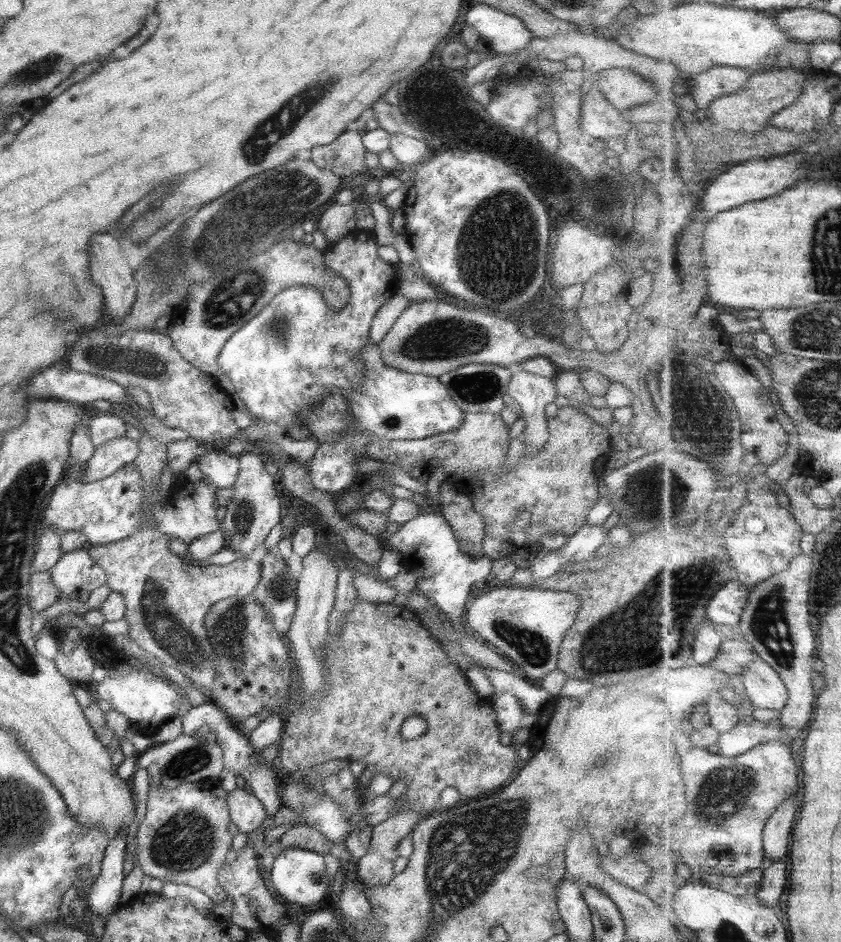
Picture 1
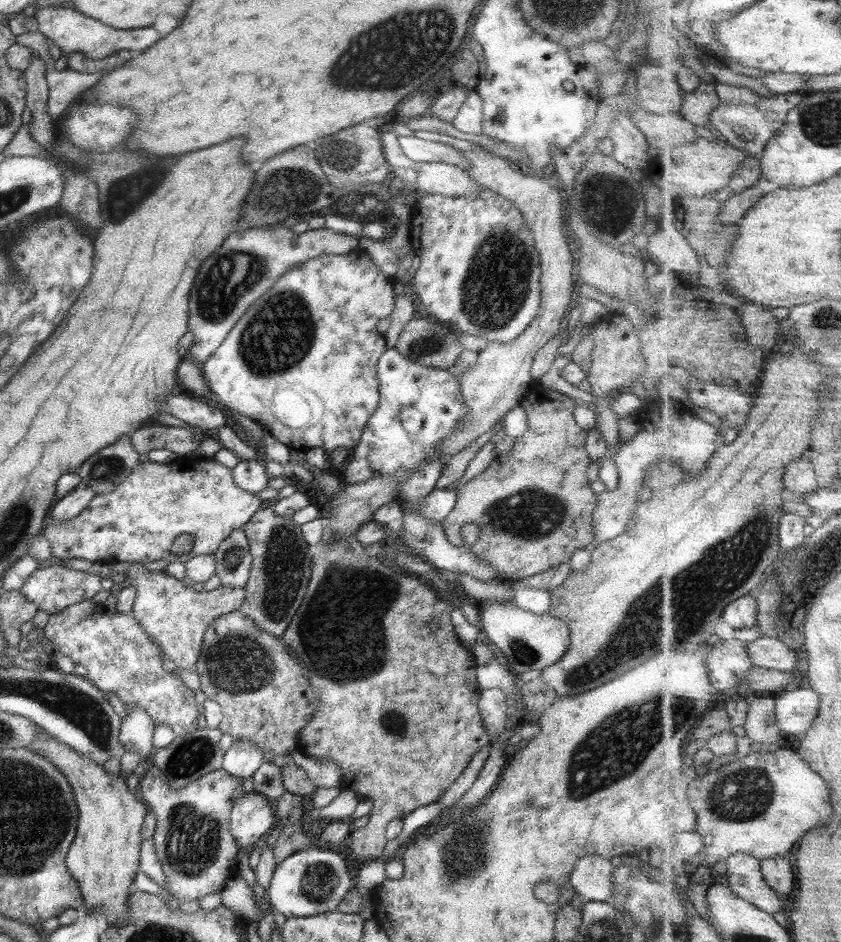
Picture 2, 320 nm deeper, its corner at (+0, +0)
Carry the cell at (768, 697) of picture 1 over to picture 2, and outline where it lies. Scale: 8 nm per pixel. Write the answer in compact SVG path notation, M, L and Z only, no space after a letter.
M763 692L763 696L749 702L748 717L744 729L751 742L772 746L786 742L779 726L777 726L777 704L778 694L768 692Z

